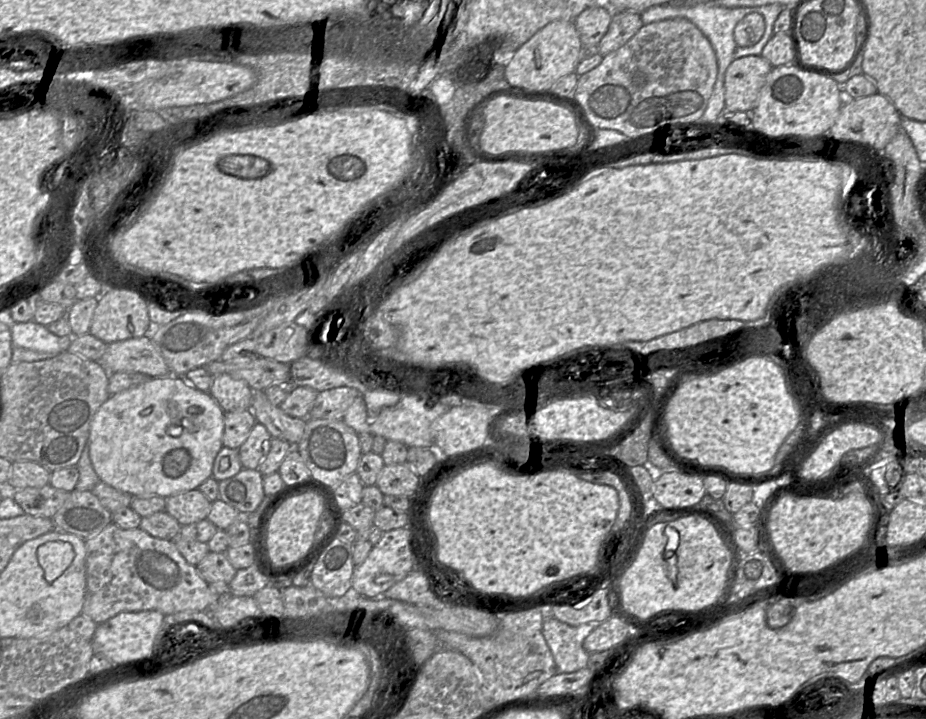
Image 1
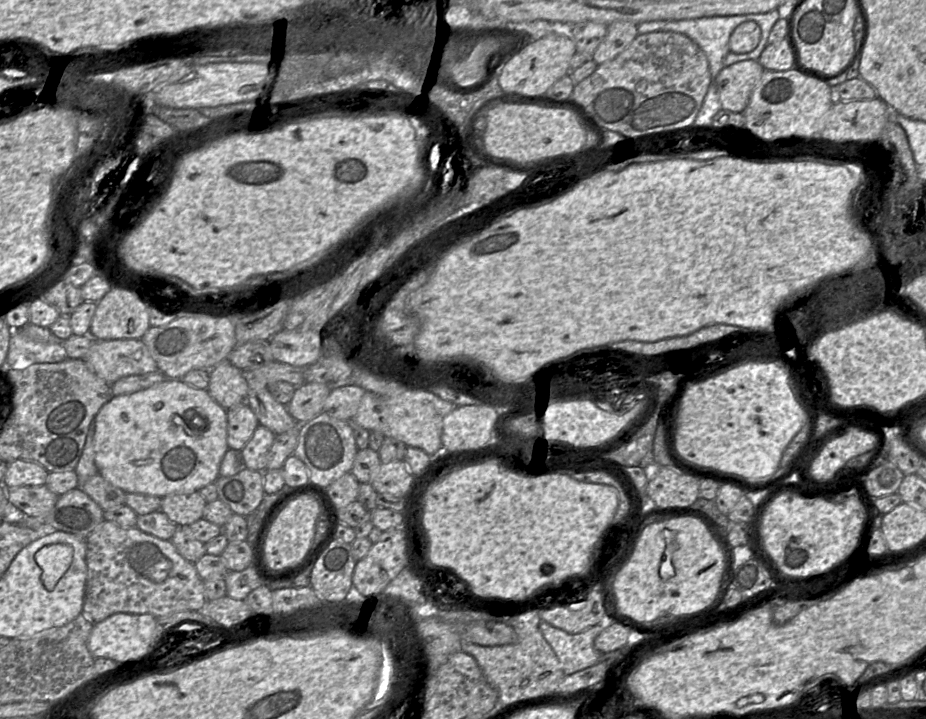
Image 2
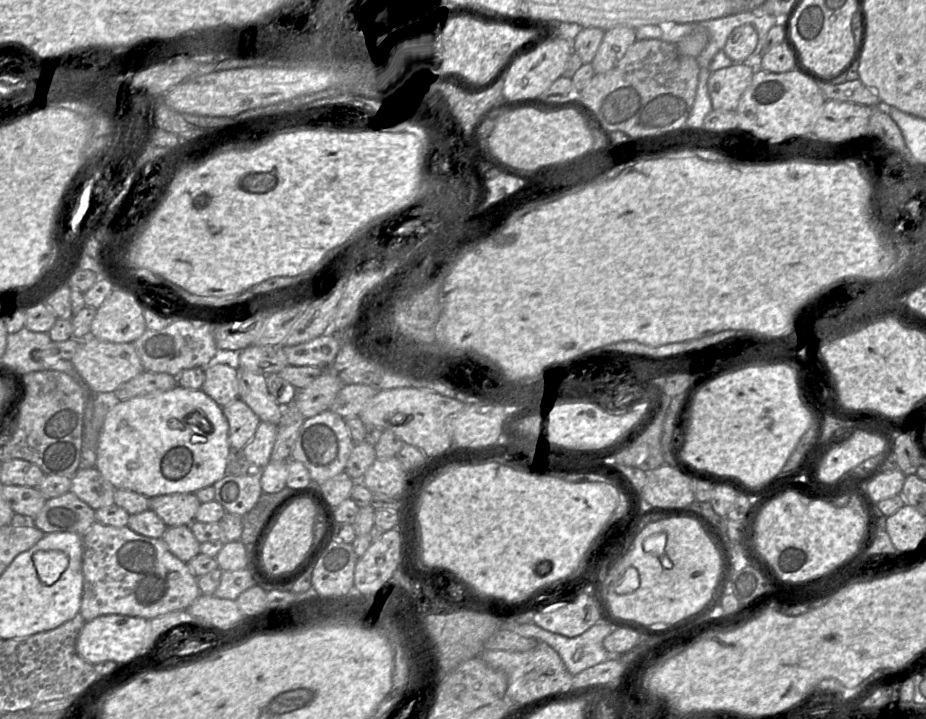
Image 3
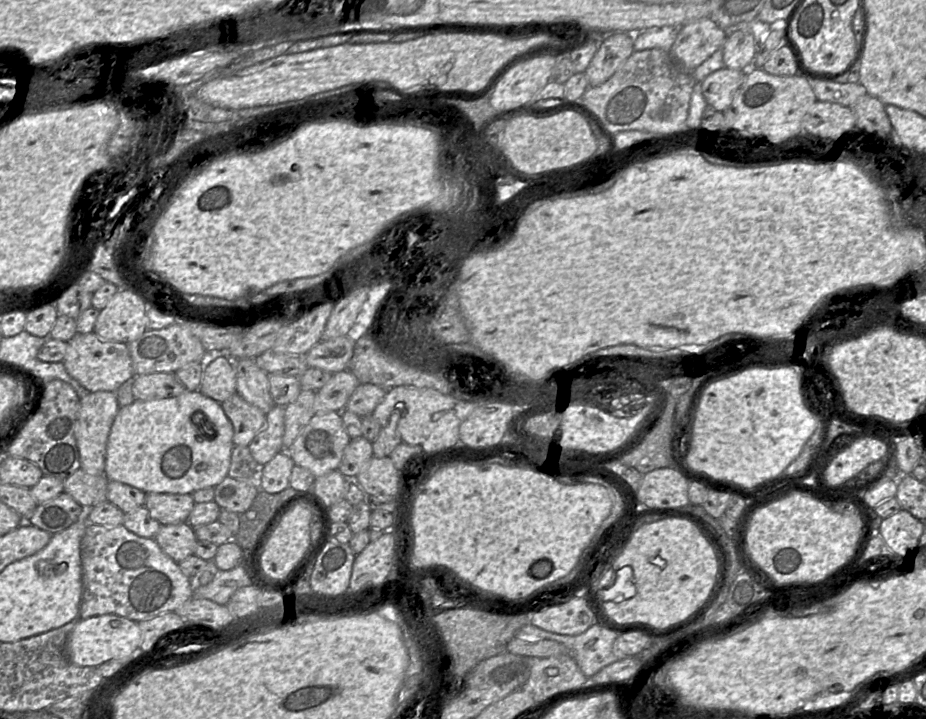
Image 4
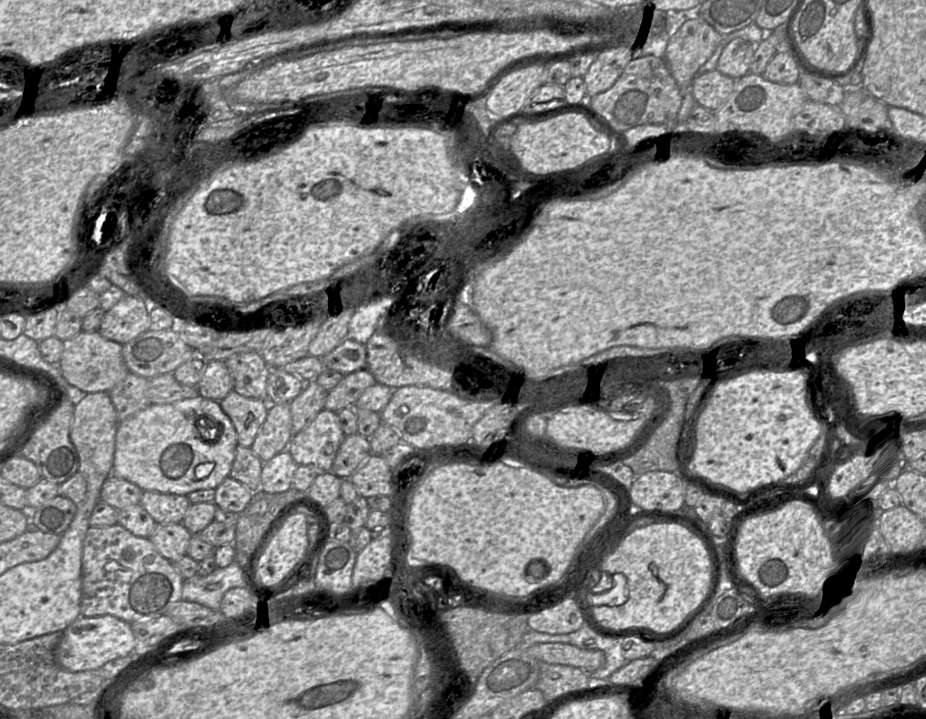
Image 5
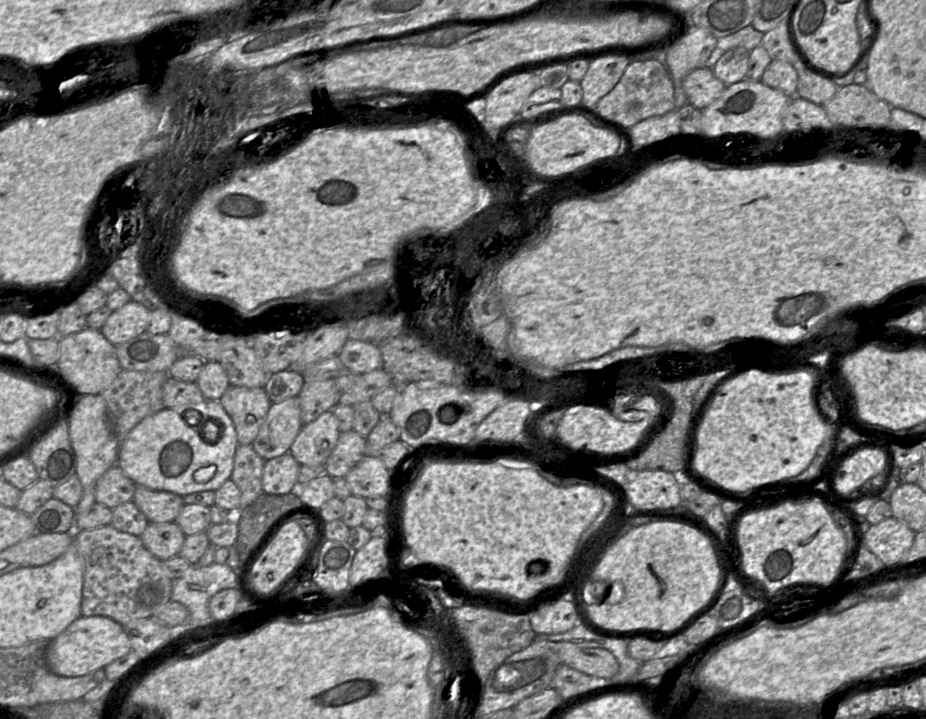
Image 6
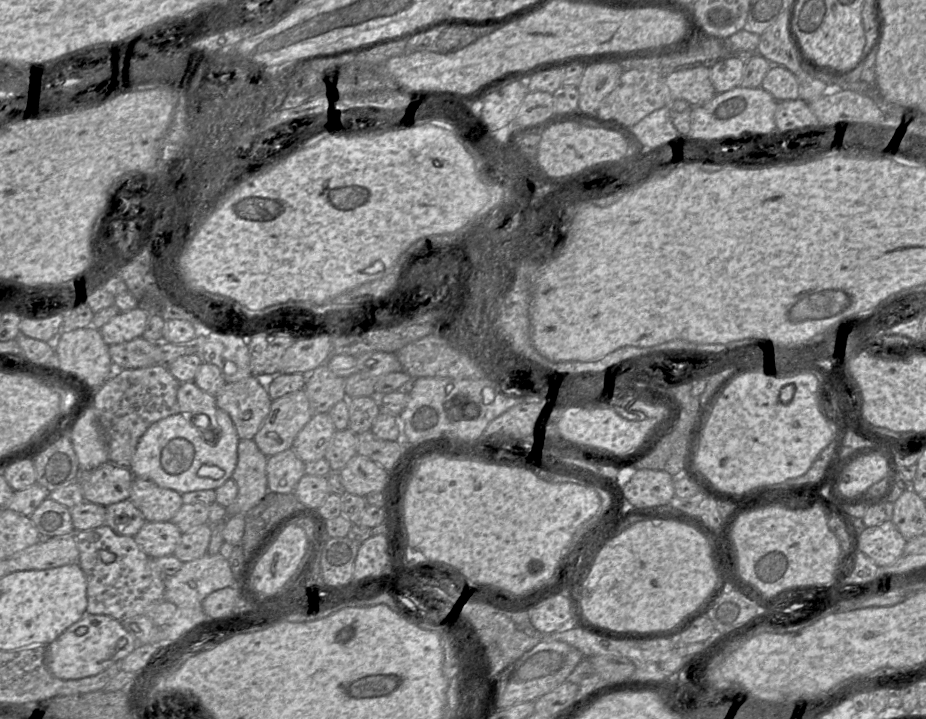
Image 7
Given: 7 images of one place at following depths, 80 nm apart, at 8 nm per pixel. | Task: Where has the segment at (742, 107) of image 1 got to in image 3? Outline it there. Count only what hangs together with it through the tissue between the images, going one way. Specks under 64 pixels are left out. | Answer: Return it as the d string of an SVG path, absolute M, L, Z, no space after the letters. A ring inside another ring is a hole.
M751 62L735 63L712 72L708 93L715 110L735 111L738 102L751 84L755 67Z

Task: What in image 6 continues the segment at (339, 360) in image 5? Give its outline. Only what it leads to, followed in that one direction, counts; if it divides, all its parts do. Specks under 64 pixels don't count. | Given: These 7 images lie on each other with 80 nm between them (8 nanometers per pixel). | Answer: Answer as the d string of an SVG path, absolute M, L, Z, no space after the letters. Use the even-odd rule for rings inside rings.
M348 340L338 354L345 370L356 375L382 369L383 359L380 348L360 340Z

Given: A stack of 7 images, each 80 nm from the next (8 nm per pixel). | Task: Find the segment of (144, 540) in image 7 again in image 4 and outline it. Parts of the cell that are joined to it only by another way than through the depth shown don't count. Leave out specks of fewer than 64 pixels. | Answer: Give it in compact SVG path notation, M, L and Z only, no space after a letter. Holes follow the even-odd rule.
M183 522L161 525L154 540L166 555L176 563L180 563L194 555L197 538L193 527L187 522Z

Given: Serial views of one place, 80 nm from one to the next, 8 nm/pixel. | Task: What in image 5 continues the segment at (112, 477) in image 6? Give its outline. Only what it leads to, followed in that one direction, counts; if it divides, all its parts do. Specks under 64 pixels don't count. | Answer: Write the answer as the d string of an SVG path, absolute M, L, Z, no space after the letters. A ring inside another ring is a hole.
M110 475L100 490L100 500L116 510L140 504L142 490L135 484Z

